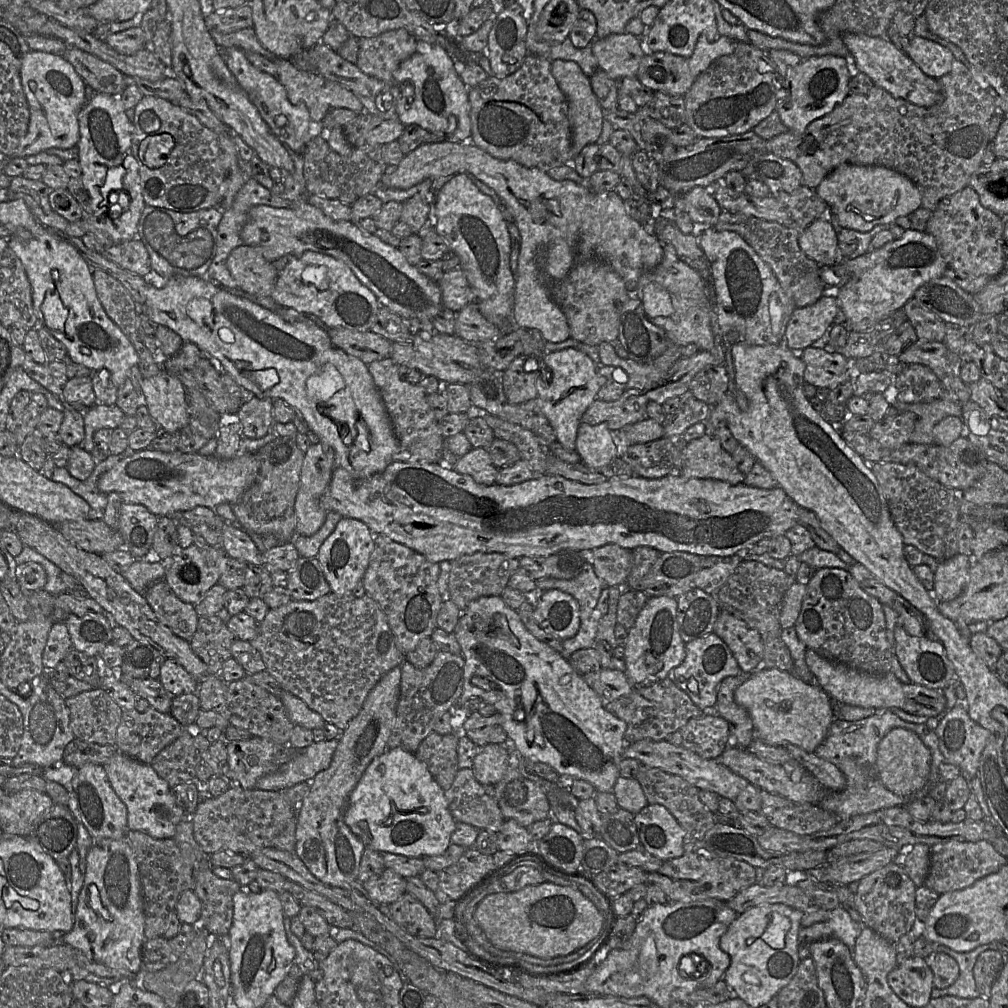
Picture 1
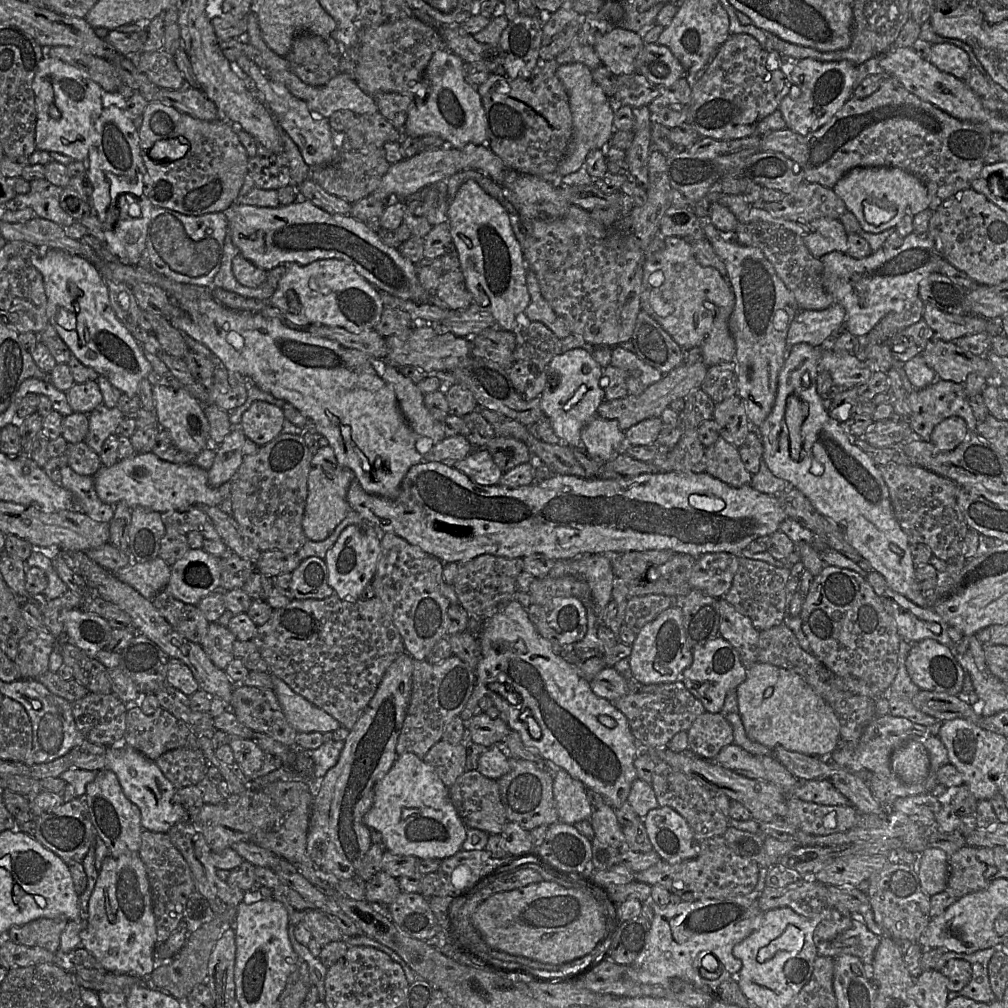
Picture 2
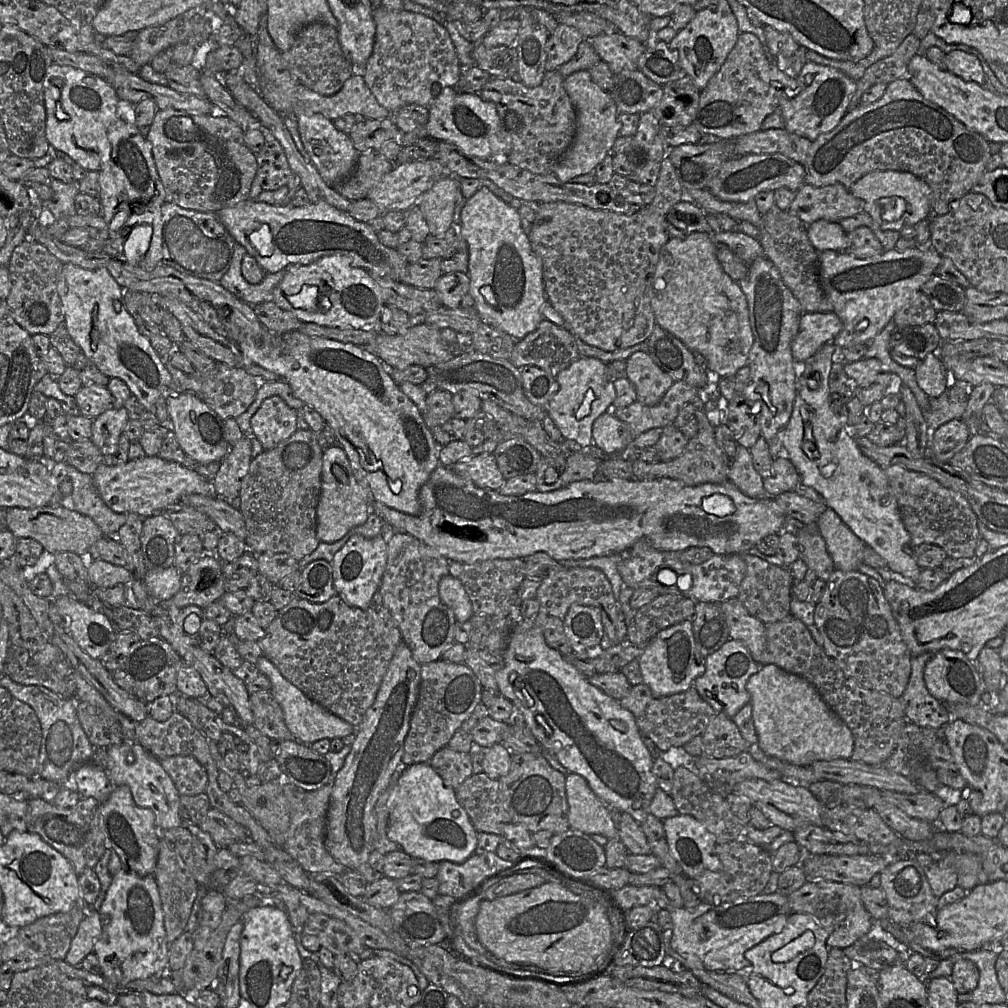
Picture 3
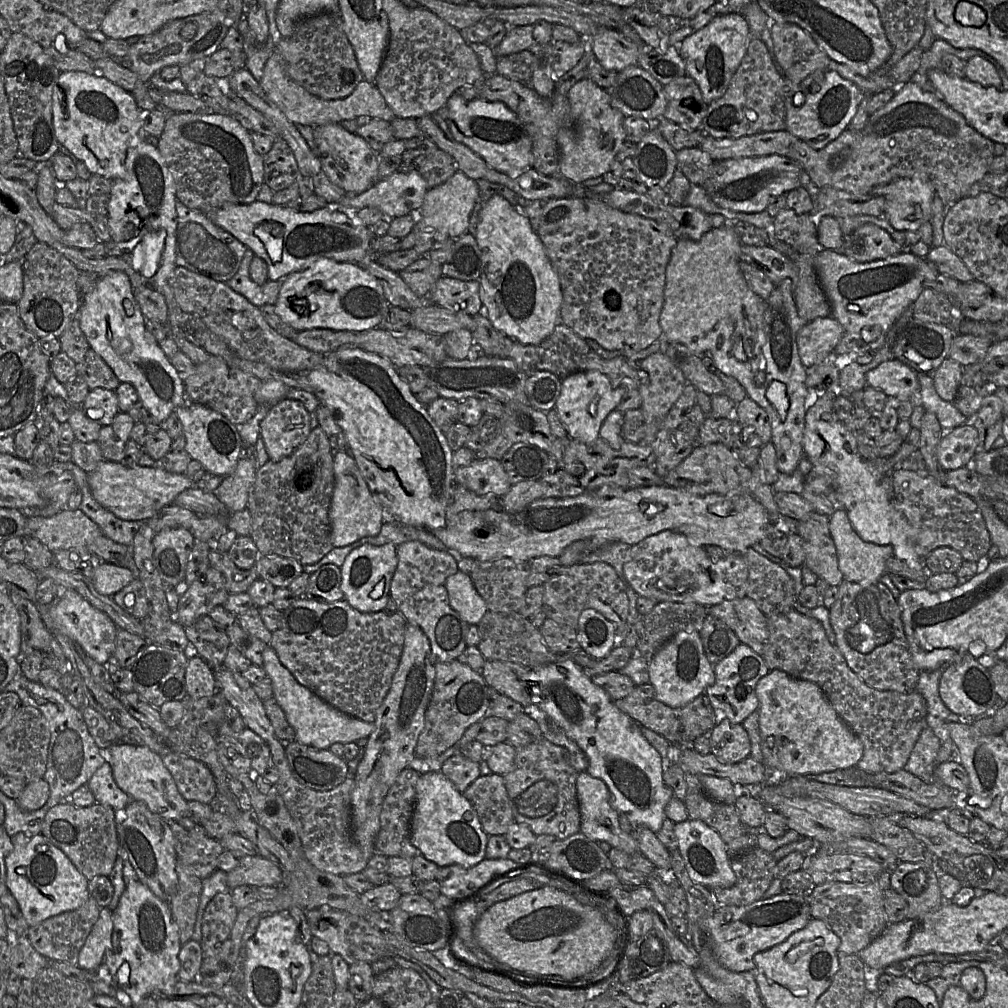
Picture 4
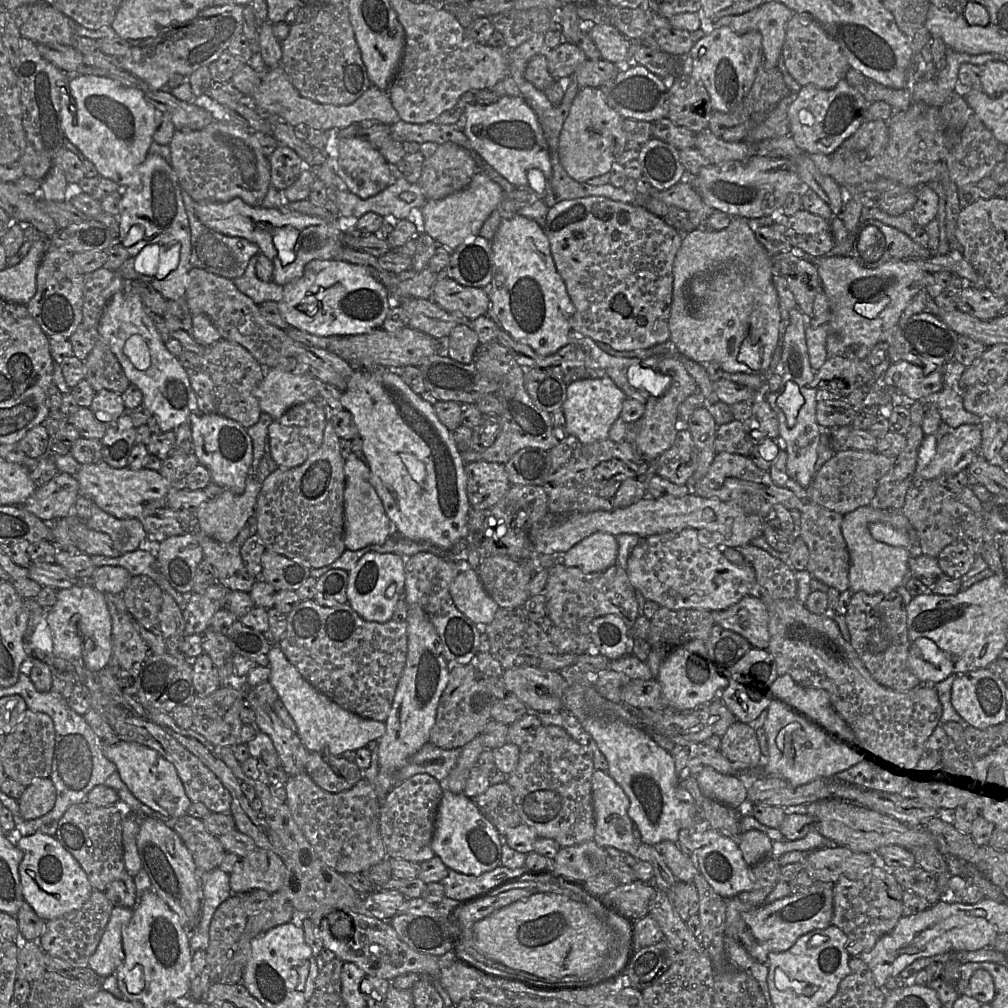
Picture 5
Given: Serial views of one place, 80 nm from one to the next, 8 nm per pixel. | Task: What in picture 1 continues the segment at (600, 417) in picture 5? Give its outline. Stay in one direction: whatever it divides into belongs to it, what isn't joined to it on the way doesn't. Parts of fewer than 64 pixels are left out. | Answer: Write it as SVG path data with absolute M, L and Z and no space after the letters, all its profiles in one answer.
M579 348L554 351L543 357L544 368L536 382L538 405L554 429L556 441L567 450L576 449L581 417L597 399L599 388L605 383L597 365Z

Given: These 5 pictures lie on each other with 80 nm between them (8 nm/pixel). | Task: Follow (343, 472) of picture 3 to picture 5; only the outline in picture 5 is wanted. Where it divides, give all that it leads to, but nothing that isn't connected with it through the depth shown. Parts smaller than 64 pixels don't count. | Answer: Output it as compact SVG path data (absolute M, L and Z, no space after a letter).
M352 454L345 458L344 472L346 487L344 492L345 546L349 550L360 550L369 545L382 545L398 533L394 523L388 517L383 503L371 483L368 464Z

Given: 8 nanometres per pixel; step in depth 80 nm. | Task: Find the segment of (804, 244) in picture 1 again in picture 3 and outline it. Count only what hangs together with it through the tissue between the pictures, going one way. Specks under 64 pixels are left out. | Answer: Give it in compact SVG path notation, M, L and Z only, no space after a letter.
M819 220L807 226L807 236L819 253L825 250L844 252L846 233L837 222Z

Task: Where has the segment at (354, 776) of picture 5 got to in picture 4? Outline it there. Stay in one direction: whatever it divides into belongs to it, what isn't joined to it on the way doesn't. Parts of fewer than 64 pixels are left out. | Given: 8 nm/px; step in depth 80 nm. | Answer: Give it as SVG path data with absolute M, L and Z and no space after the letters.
M297 740L285 742L285 756L292 776L313 790L331 790L352 775L345 759L328 749L304 745Z

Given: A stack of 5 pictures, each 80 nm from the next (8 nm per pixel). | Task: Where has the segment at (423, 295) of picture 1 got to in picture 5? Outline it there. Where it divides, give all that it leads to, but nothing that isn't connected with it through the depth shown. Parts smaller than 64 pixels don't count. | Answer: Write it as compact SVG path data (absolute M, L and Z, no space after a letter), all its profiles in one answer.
M240 198L227 202L195 202L195 213L198 219L208 228L224 235L240 237L256 244L260 253L270 259L274 265L273 281L281 286L302 277L306 265L313 260L331 260L340 257L344 244L342 235L344 228L335 222L327 221L317 216L292 212L284 208L253 207Z

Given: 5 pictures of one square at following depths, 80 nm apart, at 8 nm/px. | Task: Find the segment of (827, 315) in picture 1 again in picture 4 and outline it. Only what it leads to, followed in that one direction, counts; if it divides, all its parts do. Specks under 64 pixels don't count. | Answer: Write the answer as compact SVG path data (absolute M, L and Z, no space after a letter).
M831 314L807 322L797 335L802 364L808 368L820 364L843 336L843 327Z

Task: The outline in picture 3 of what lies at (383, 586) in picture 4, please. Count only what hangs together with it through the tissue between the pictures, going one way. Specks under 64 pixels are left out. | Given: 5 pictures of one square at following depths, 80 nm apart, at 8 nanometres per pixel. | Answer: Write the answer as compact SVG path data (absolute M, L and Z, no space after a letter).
M353 534L334 555L330 562L333 568L334 587L349 606L368 608L376 602L376 595L387 566L388 540L389 538L382 535L365 538Z

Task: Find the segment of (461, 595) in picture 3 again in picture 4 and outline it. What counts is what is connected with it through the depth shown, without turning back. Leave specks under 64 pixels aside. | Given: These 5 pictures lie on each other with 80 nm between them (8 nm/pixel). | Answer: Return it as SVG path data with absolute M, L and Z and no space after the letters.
M458 570L448 577L446 588L450 606L465 622L478 625L488 609L486 602L475 589L470 576Z

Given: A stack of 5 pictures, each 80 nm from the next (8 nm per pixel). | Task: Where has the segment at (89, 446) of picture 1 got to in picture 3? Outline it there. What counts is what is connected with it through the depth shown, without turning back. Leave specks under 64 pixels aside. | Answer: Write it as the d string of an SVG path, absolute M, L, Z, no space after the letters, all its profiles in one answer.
M110 408L93 420L90 440L103 455L115 454L119 438L129 420L125 408Z

